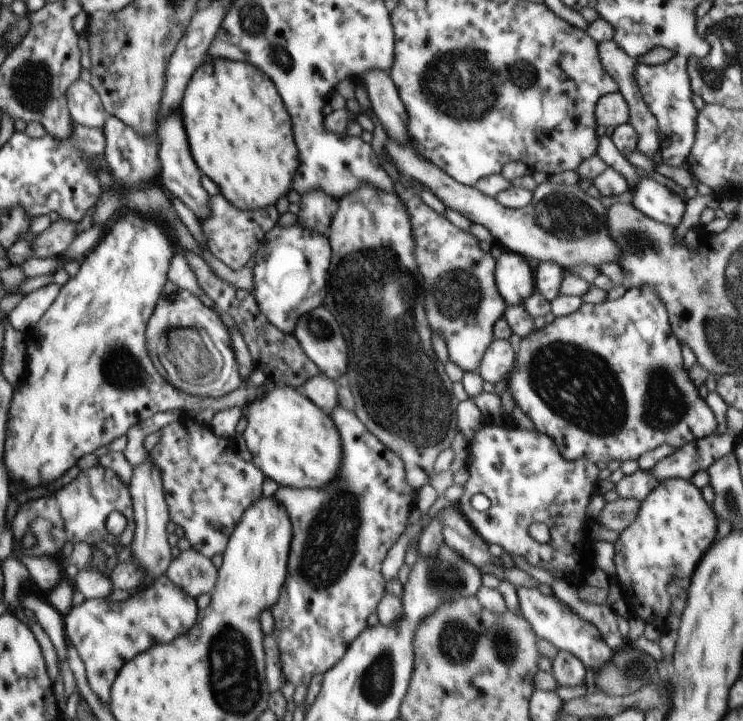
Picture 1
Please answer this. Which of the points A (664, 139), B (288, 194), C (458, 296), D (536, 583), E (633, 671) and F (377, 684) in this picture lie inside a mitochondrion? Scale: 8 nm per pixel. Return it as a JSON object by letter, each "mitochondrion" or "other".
{"A":"other","B":"other","C":"mitochondrion","D":"other","E":"mitochondrion","F":"mitochondrion"}

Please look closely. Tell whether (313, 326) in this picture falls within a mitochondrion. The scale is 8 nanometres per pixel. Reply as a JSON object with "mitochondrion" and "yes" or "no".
{"mitochondrion":"yes"}

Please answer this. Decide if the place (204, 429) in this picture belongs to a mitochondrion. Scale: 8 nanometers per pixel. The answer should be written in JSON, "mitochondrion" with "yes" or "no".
{"mitochondrion":"no"}

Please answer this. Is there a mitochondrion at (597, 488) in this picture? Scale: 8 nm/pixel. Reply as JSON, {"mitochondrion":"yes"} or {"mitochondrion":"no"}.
{"mitochondrion":"no"}

